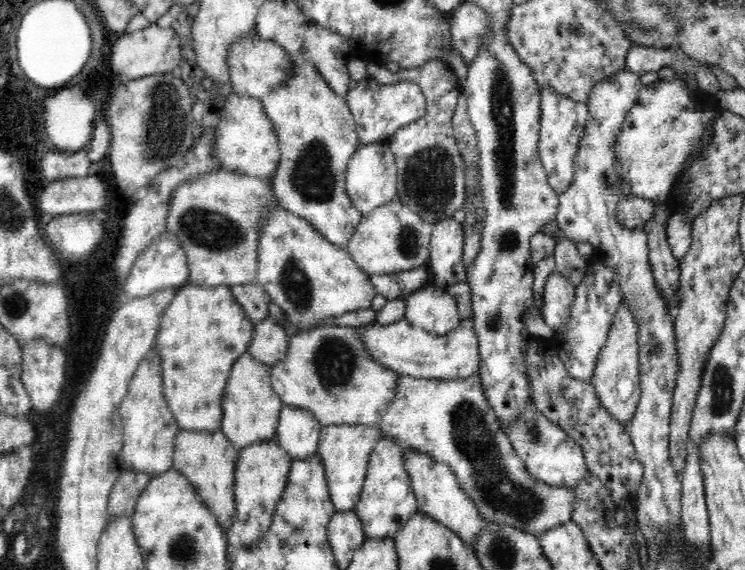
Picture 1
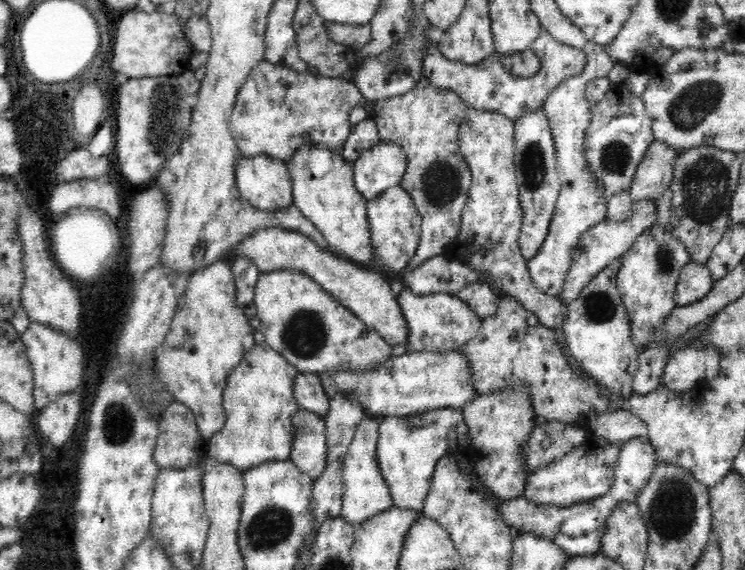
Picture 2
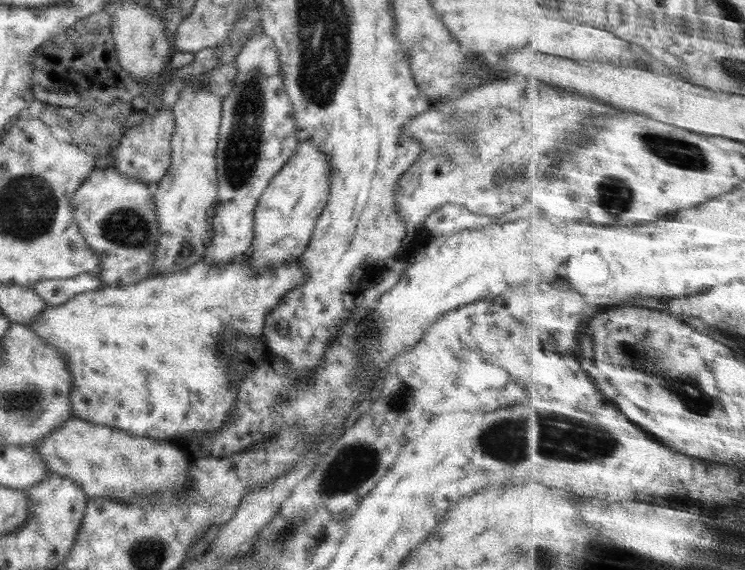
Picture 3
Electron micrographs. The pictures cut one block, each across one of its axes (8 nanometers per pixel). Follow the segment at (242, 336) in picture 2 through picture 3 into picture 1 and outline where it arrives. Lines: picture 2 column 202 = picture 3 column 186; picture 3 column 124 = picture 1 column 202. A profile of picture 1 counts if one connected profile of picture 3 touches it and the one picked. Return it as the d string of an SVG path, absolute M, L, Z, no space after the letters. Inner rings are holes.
M184 284L180 288L177 288L177 293L173 302L168 306L168 308L166 308L166 312L164 312L163 319L161 320L160 331L158 332L158 336L155 341L155 346L157 347L157 351L162 360L164 396L166 397L170 410L178 423L179 429L208 431L211 433L221 430L223 419L222 399L224 389L226 388L228 378L230 377L232 366L240 356L249 350L250 343L252 343L252 338L254 337L254 332L256 332L255 323L256 322L248 319L248 315L246 315L244 309L242 309L241 305L238 304L236 299L234 299L231 287L224 286L223 284L218 284L218 286Z

